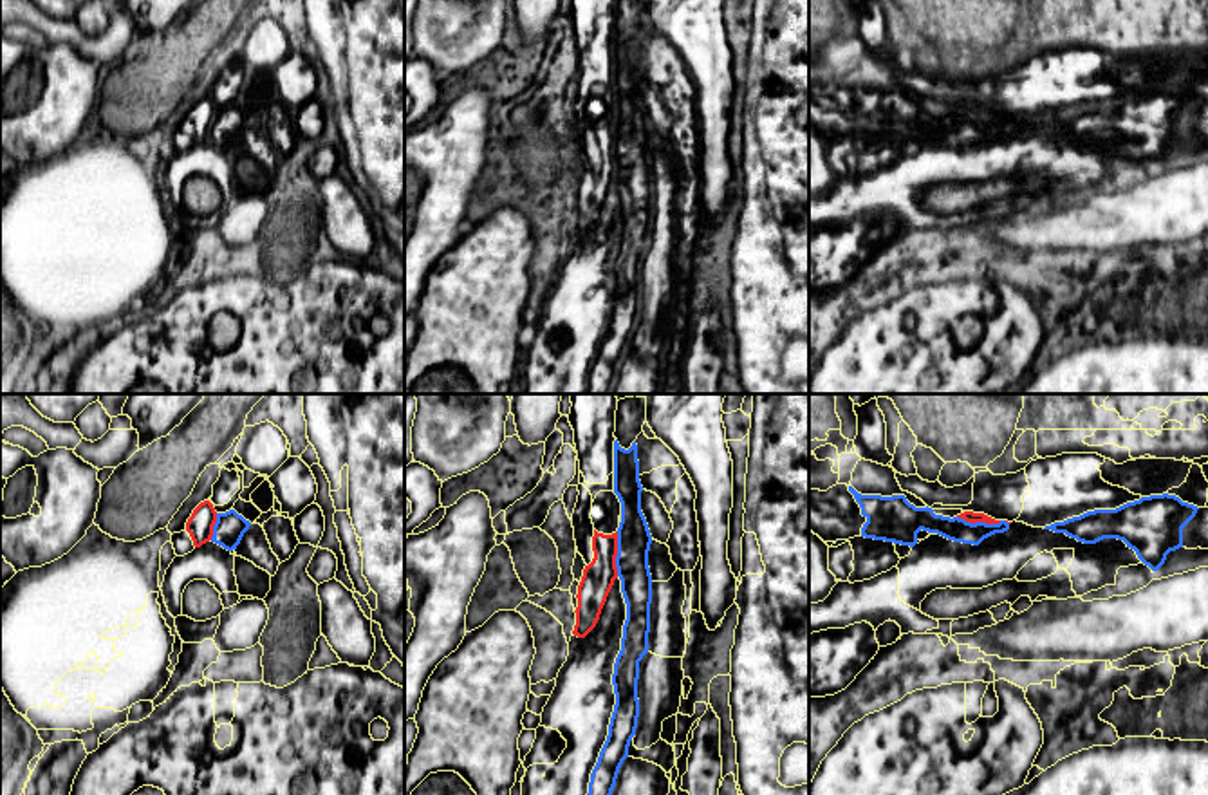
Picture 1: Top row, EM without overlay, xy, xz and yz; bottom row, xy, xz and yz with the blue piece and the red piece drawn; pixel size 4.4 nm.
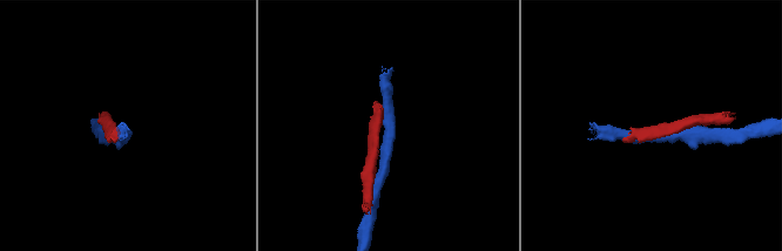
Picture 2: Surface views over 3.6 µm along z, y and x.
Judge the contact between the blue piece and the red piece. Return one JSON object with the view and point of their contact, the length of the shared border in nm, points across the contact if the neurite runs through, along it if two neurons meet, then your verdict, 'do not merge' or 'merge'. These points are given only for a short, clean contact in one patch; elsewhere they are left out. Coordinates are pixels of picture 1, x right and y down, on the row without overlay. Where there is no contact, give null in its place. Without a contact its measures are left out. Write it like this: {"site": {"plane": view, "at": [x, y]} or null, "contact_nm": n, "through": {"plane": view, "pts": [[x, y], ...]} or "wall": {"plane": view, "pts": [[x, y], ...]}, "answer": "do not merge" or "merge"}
{"site": {"plane": "xz", "at": [618, 149]}, "contact_nm": 200, "wall": {"plane": "xz", "pts": [[618, 127], [616, 170]]}, "answer": "do not merge"}

